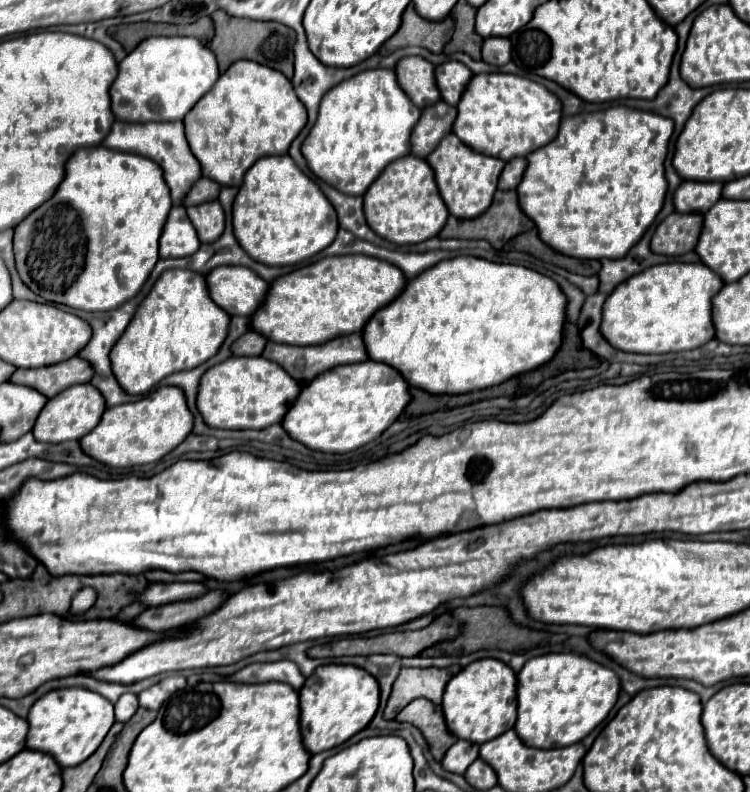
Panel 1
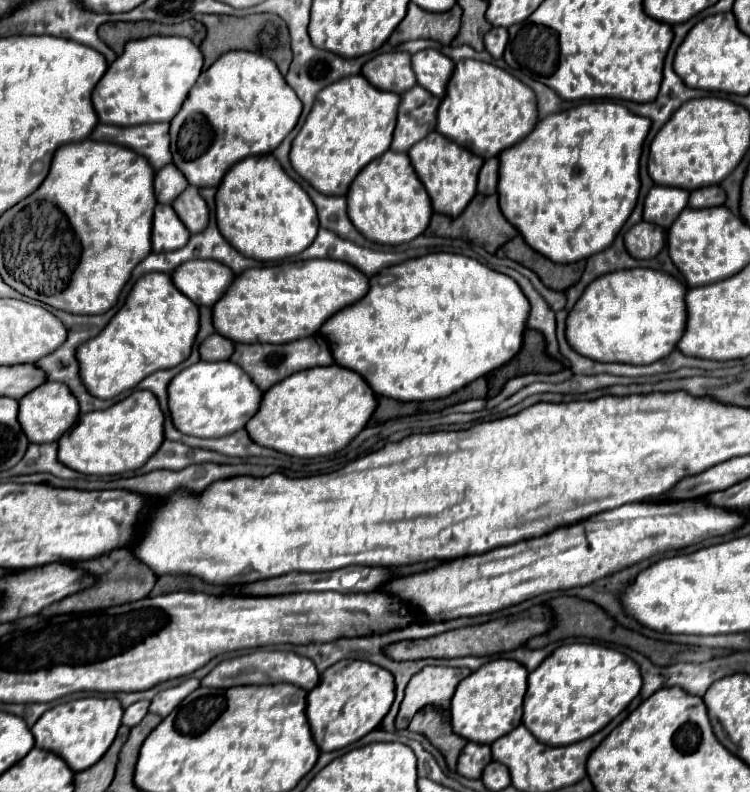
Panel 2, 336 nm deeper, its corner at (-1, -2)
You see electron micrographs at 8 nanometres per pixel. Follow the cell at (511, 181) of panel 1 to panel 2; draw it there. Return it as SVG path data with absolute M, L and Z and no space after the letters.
M487 159L479 171L479 183L477 183L477 191L481 195L493 195L497 193L497 179L499 179L499 161L495 159Z

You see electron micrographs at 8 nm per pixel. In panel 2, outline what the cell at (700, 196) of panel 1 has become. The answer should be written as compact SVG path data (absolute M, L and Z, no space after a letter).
M653 185L645 197L643 219L667 229L677 219L677 215L687 207L687 199L689 191Z

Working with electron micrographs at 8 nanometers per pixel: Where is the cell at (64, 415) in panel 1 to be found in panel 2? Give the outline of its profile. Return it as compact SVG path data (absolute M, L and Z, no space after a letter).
M45 381L35 391L19 399L19 425L23 427L31 443L57 441L77 421L77 415L79 415L79 403L63 383Z

